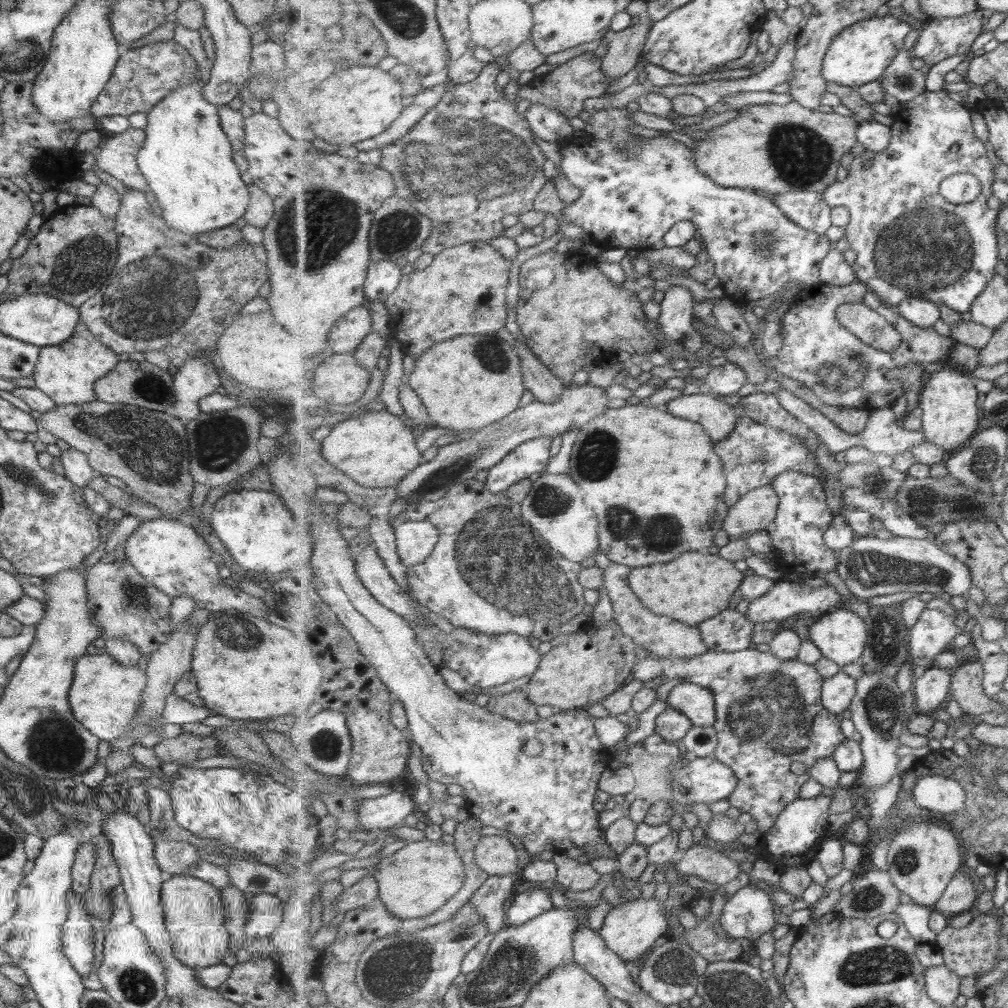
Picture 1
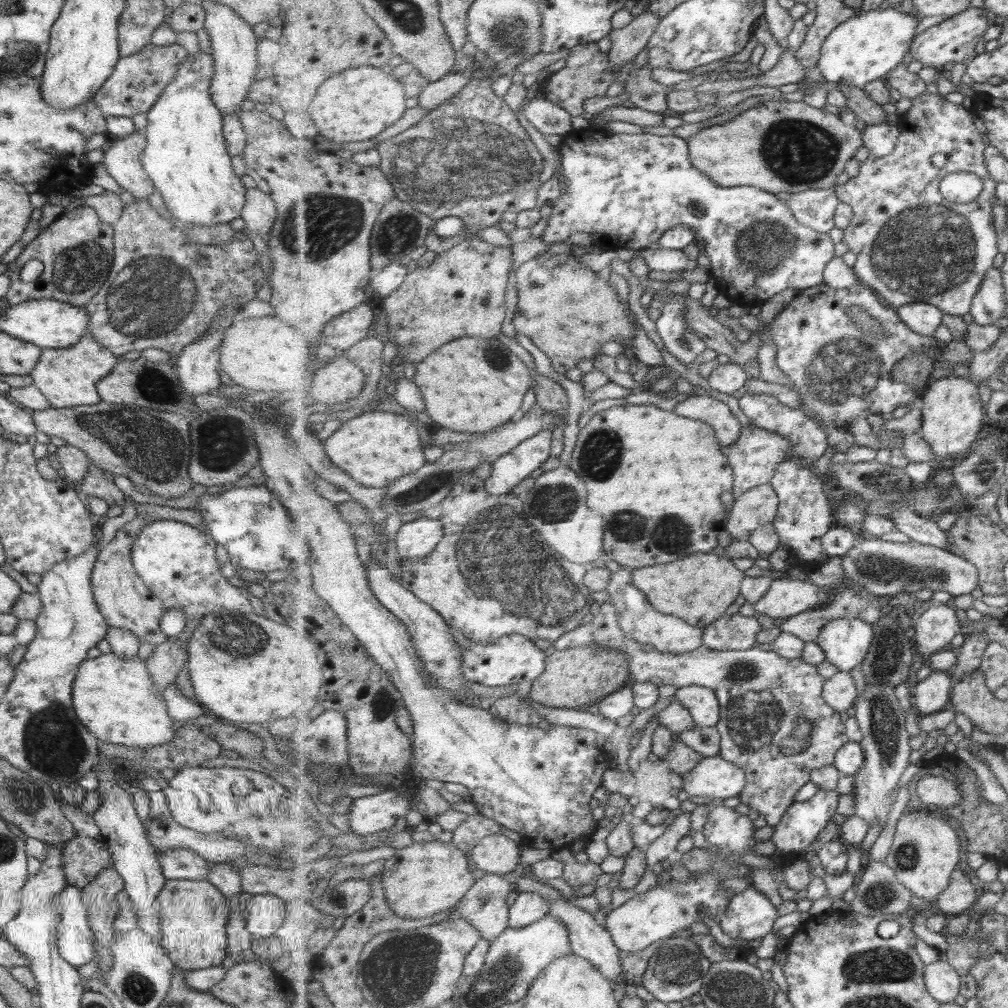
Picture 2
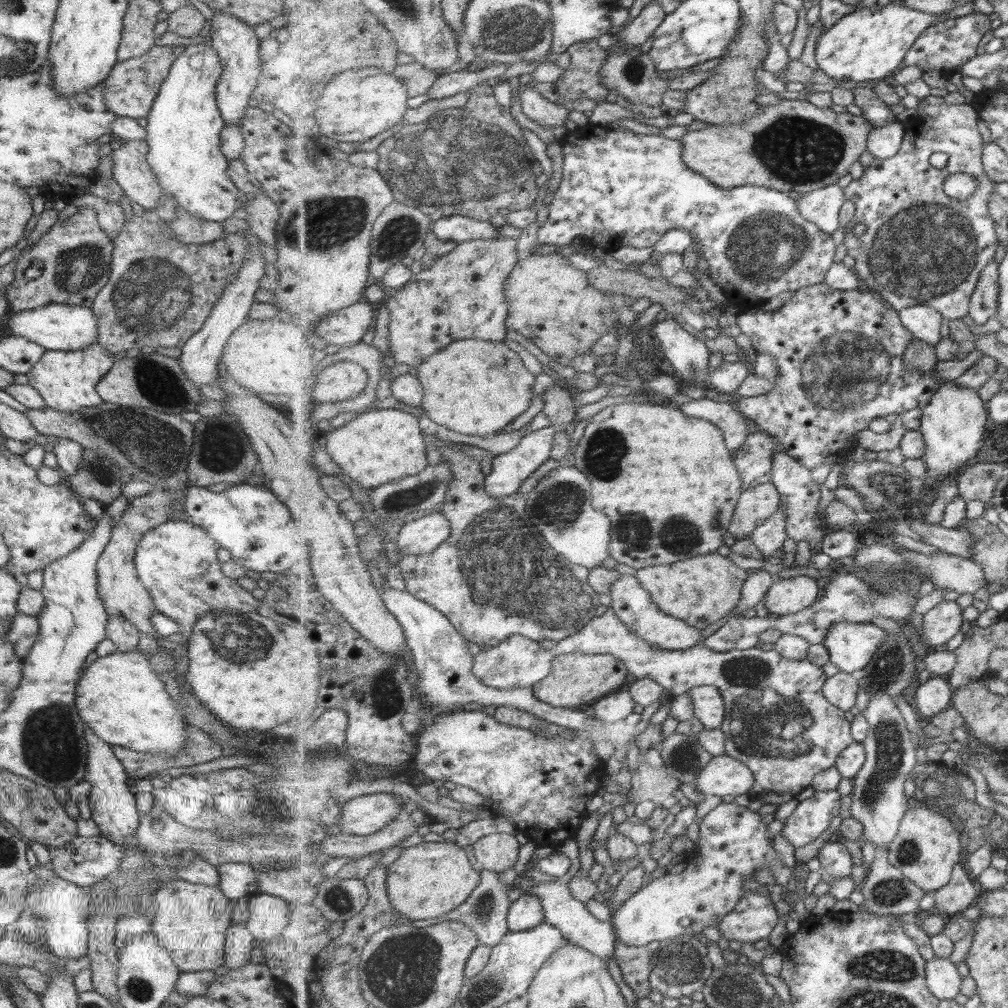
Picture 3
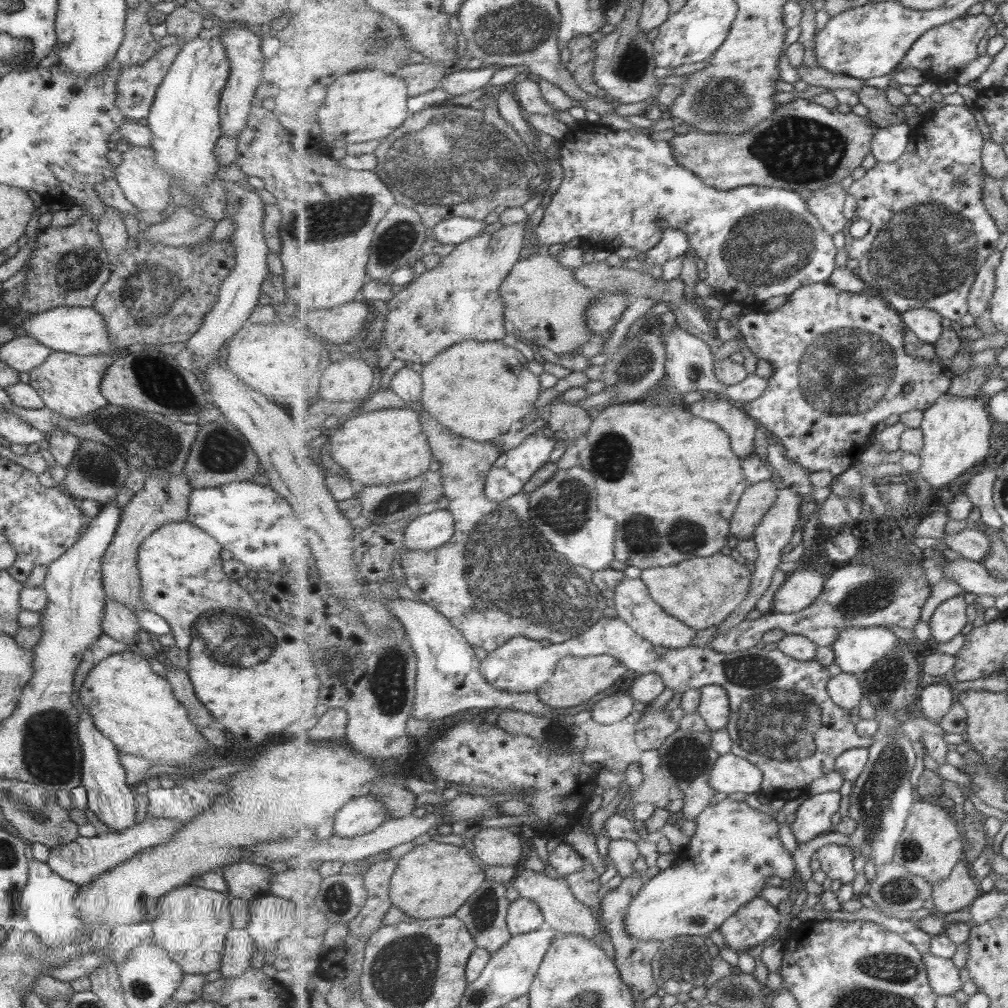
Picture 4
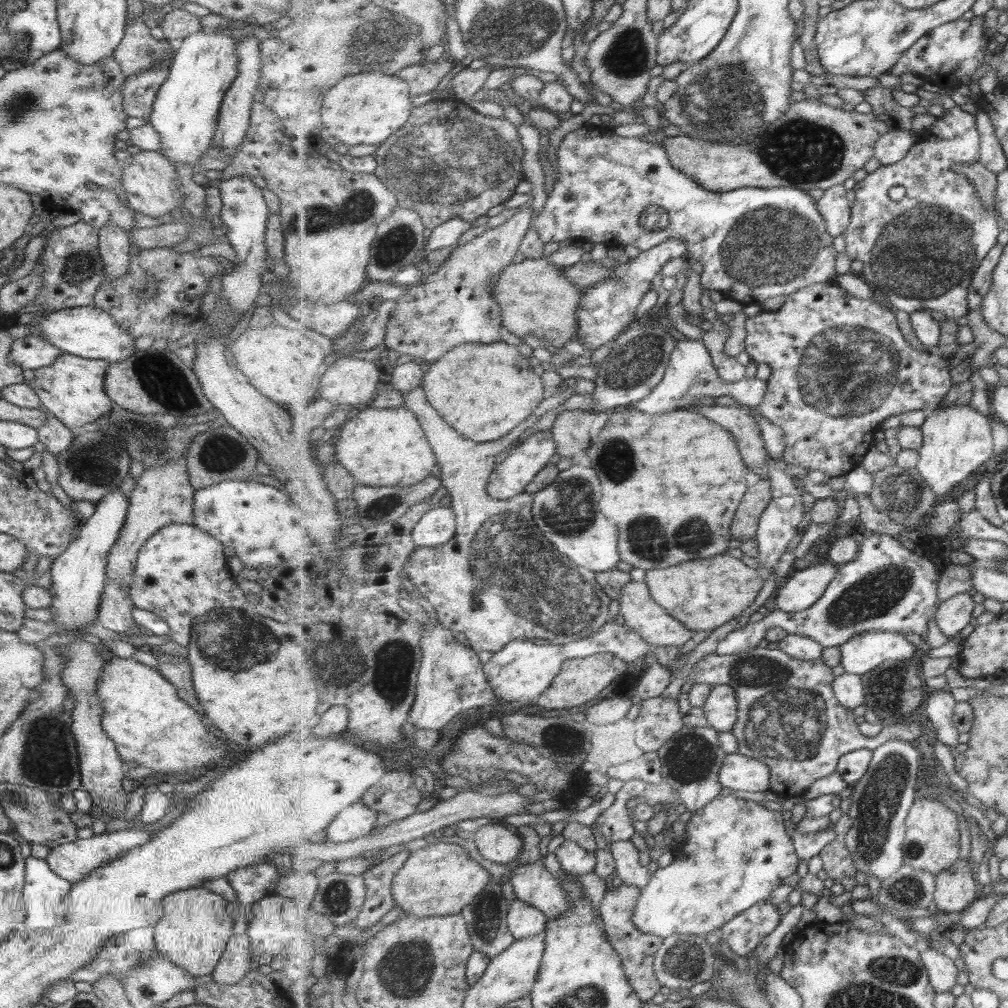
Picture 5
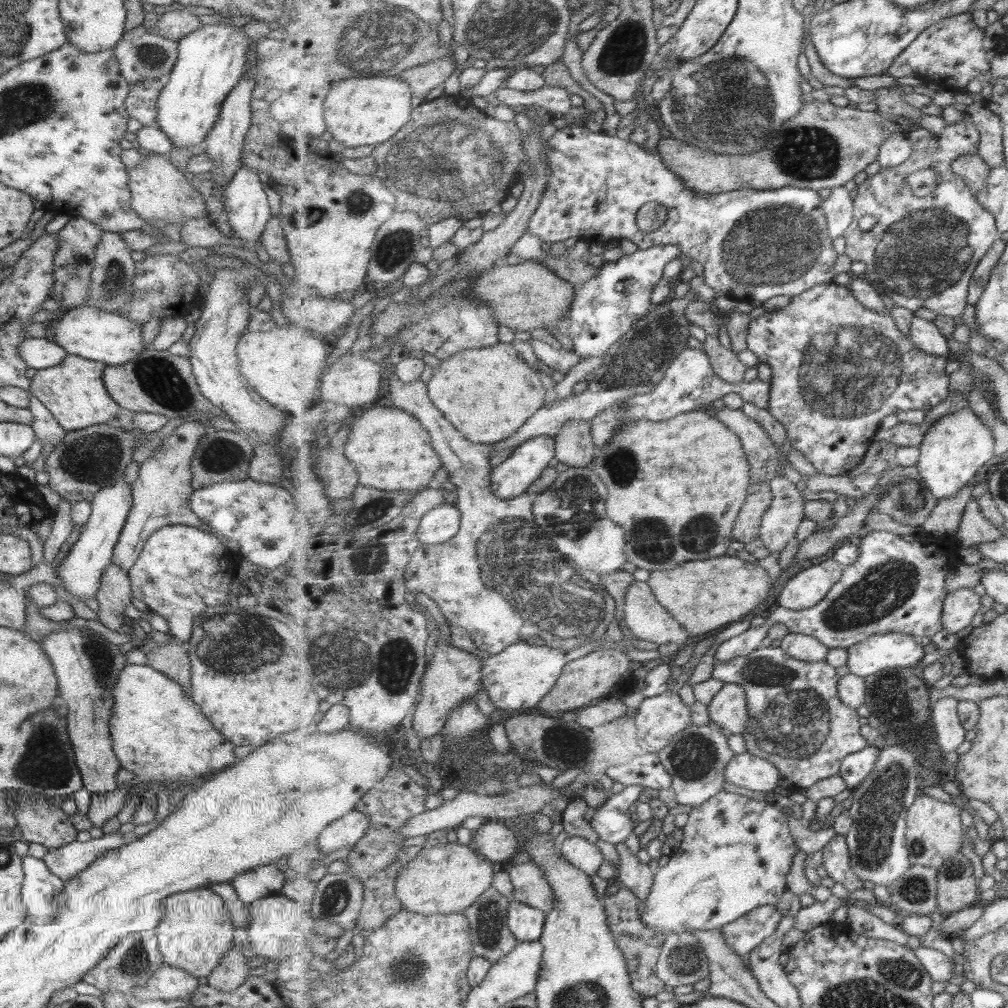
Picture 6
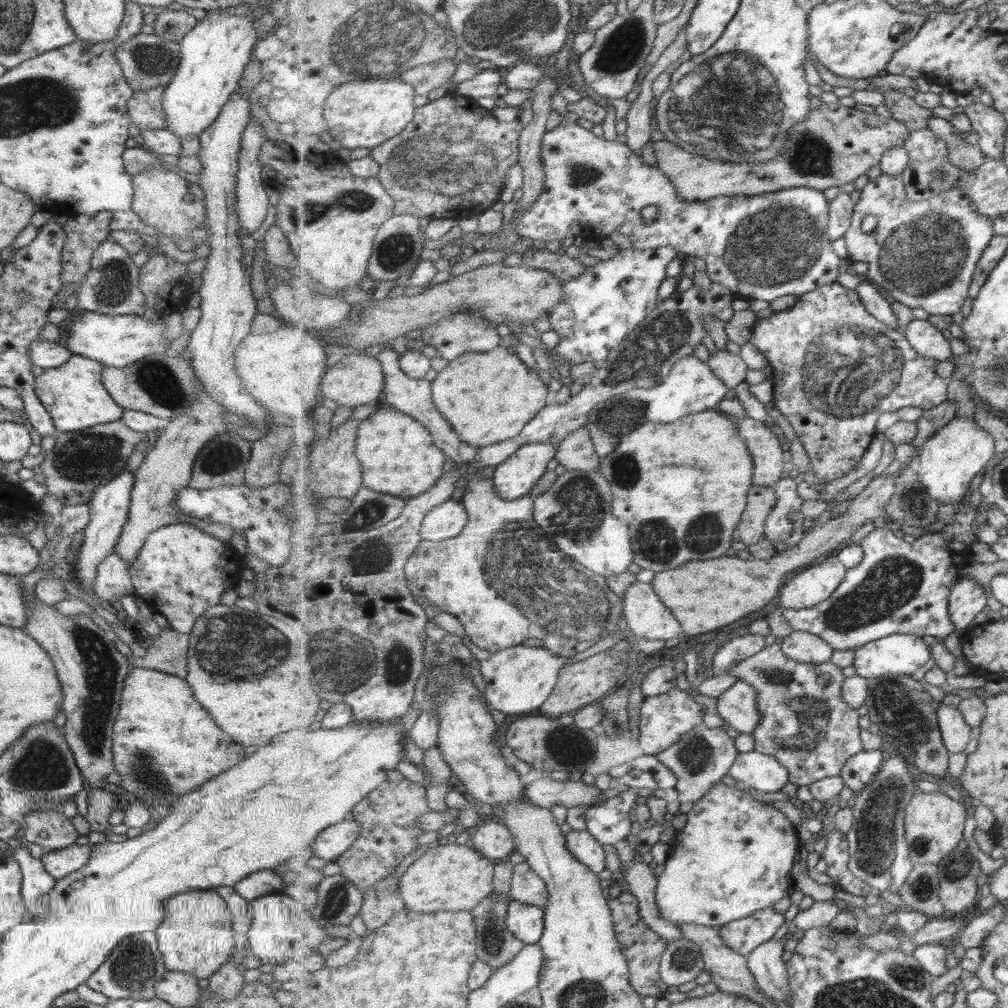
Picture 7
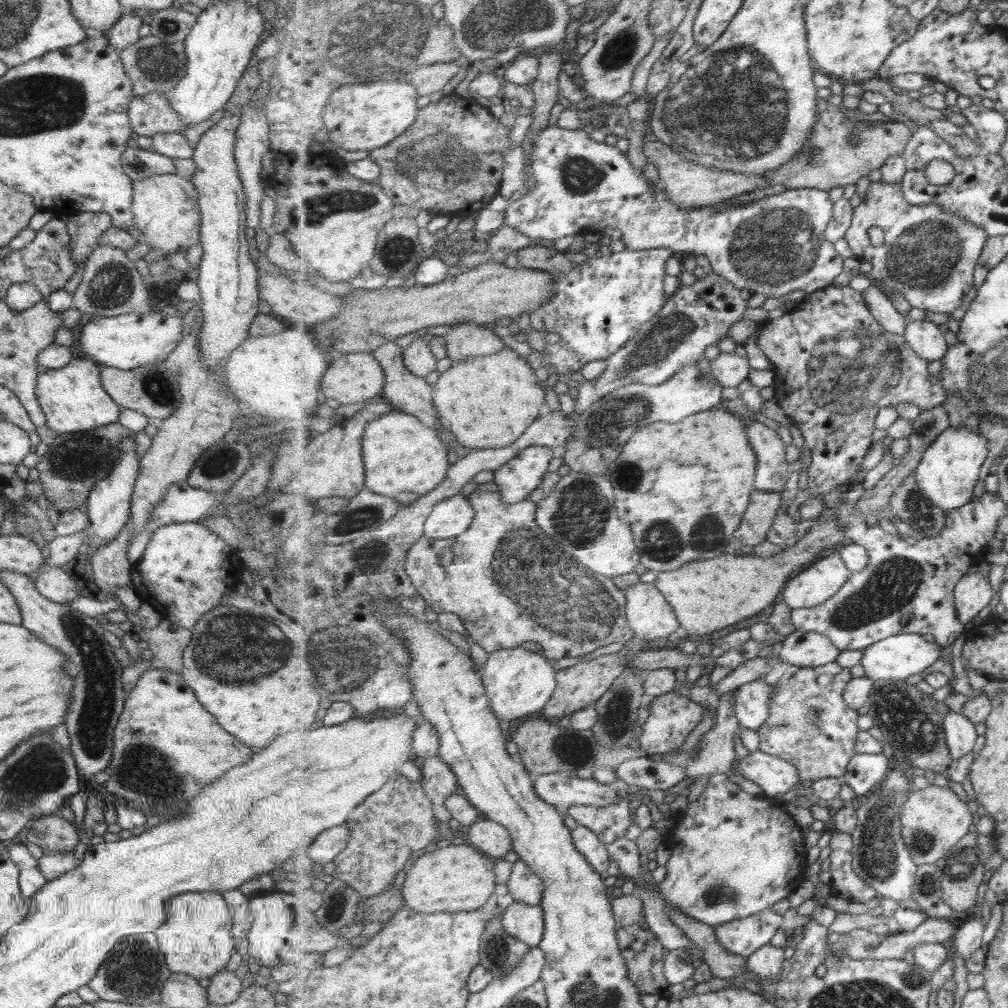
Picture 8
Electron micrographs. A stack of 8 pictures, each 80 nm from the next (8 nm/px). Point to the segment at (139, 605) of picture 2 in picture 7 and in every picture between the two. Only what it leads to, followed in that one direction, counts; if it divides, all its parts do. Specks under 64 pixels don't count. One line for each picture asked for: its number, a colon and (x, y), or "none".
3: (121, 593)
4: (161, 501)
5: (162, 495)
6: (159, 495)
7: (166, 470)

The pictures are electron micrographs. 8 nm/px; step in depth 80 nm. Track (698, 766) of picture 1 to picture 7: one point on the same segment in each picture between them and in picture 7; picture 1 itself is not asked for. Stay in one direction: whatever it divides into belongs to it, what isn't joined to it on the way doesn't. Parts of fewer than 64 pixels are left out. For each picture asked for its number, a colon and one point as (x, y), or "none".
2: (714, 777)
3: (724, 775)
4: (731, 773)
5: (739, 772)
6: (746, 770)
7: (765, 773)

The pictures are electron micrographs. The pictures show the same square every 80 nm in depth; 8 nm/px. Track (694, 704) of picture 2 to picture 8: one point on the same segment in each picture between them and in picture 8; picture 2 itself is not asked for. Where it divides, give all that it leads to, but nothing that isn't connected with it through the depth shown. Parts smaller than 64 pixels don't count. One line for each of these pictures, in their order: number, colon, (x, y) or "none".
3: (710, 707)
4: (715, 708)
5: (721, 709)
6: (729, 709)
7: (738, 706)
8: (753, 700)

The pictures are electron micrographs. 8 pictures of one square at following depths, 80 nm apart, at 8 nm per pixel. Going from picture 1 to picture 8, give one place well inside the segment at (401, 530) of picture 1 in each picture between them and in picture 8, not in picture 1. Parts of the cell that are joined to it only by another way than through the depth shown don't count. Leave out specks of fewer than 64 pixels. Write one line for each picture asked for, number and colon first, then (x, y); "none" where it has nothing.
2: (416, 539)
3: (424, 535)
4: (430, 531)
5: (437, 527)
6: (438, 526)
7: (446, 521)
8: (452, 517)

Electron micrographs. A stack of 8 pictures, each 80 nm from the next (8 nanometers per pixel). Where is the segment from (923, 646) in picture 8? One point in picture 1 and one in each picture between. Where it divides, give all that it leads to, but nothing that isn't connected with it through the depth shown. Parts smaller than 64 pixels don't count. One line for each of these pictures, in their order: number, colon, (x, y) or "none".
1: (842, 635)
2: (847, 641)
3: (851, 645)
4: (857, 649)
5: (866, 651)
6: (894, 650)
7: (901, 654)

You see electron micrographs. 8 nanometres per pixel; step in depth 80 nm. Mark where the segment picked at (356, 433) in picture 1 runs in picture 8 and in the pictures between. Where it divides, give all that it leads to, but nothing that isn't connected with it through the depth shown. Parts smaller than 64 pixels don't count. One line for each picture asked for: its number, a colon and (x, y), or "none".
2: (378, 447)
3: (383, 445)
4: (387, 446)
5: (385, 447)
6: (388, 446)
7: (398, 455)
8: (404, 459)

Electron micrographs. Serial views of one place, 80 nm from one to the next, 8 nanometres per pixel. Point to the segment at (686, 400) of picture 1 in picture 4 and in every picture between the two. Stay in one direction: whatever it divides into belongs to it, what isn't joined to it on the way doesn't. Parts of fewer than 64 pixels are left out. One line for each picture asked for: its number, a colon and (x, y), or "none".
2: (714, 412)
3: (726, 415)
4: (742, 428)

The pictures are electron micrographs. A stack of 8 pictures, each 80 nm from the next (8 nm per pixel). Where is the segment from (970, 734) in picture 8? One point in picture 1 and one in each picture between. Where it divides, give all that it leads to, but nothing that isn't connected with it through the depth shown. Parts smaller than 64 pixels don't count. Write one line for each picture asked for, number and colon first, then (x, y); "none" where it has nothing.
1: (932, 690)
2: (933, 693)
3: (934, 696)
4: (937, 699)
5: (940, 706)
6: (950, 731)
7: (956, 733)

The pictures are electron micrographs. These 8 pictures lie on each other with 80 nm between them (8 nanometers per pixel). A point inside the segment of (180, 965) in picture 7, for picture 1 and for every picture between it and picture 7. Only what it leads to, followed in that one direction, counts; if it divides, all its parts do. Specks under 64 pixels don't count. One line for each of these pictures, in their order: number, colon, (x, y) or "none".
1: (193, 917)
2: (192, 913)
3: (190, 923)
4: (191, 924)
5: (193, 932)
6: (196, 931)

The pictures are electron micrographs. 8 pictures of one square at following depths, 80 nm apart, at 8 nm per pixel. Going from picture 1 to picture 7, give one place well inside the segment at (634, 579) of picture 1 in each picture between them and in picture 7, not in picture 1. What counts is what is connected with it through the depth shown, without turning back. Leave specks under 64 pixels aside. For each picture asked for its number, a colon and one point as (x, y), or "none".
2: (699, 589)
3: (701, 590)
4: (703, 592)
5: (704, 596)
6: (705, 595)
7: (701, 603)

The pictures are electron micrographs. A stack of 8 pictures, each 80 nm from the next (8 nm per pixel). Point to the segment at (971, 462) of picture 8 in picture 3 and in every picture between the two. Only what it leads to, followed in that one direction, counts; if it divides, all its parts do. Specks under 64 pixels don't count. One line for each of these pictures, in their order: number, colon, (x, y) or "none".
3: (954, 425)
4: (957, 431)
5: (958, 439)
6: (954, 449)
7: (948, 465)

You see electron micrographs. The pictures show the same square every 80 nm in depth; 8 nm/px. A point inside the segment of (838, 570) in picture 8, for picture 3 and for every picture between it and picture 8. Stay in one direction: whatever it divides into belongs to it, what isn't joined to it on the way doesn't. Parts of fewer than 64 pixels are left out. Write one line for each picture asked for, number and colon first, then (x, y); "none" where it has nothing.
3: (785, 597)
4: (801, 589)
5: (803, 589)
6: (809, 587)
7: (814, 585)

